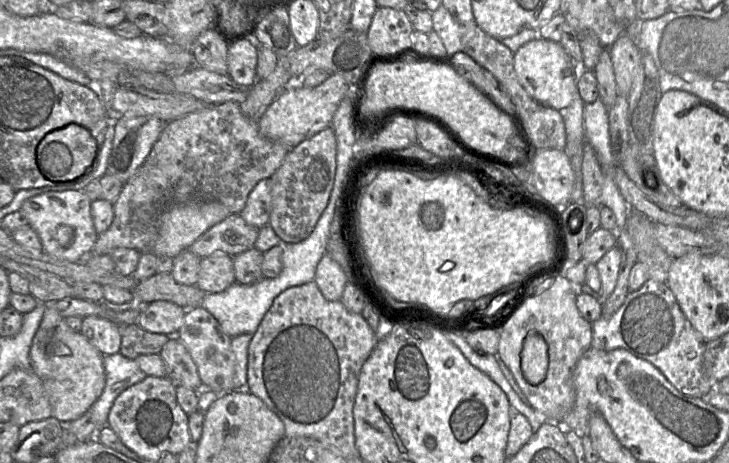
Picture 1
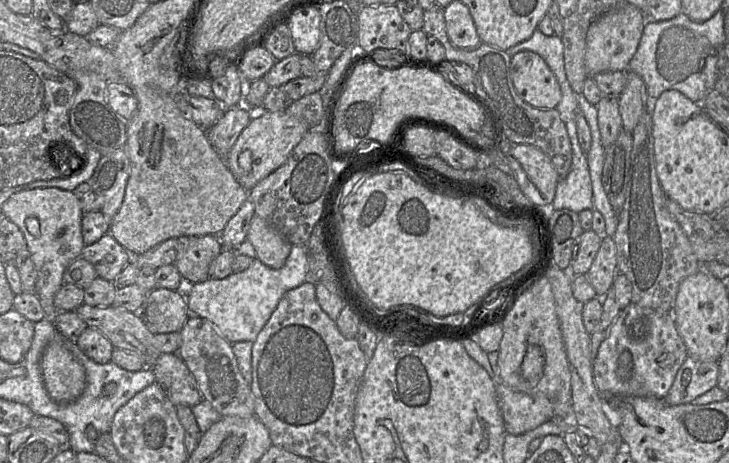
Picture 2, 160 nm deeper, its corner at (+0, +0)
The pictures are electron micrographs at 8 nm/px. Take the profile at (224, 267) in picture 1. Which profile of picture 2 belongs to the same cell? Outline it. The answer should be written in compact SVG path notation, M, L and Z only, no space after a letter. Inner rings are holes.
M182 236L176 238L181 243L179 244L179 251L177 260L174 265L178 269L183 278L183 283L199 283L209 278L209 267L212 261L224 249L218 236Z

